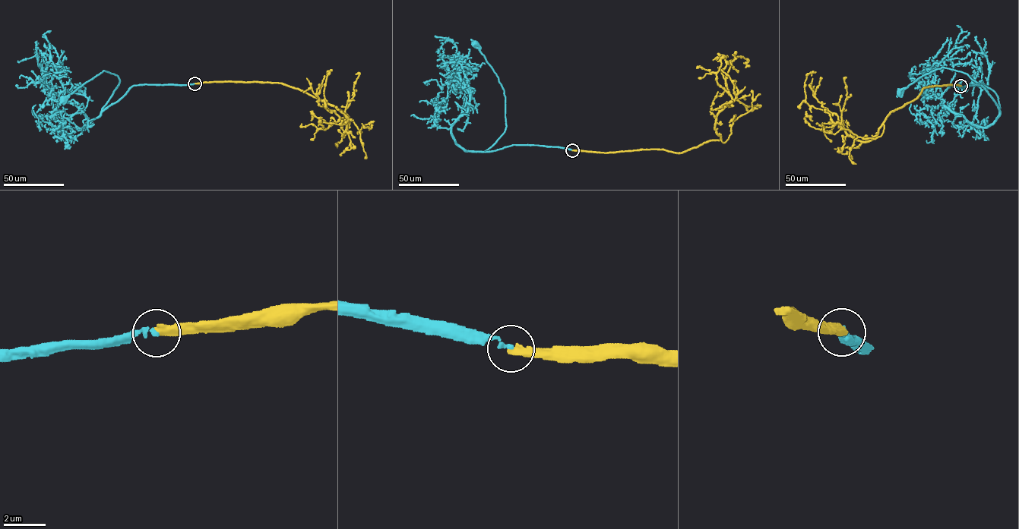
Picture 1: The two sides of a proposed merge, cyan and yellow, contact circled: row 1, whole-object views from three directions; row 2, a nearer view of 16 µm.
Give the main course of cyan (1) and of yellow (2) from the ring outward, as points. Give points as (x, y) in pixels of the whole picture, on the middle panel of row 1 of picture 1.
1: (572, 150), (512, 145), (488, 152), (468, 151), (485, 151), (504, 132), (506, 126), (504, 89), (476, 42)
2: (572, 150), (681, 152), (719, 140), (716, 116), (732, 99), (727, 72), (737, 57), (748, 61), (745, 67)

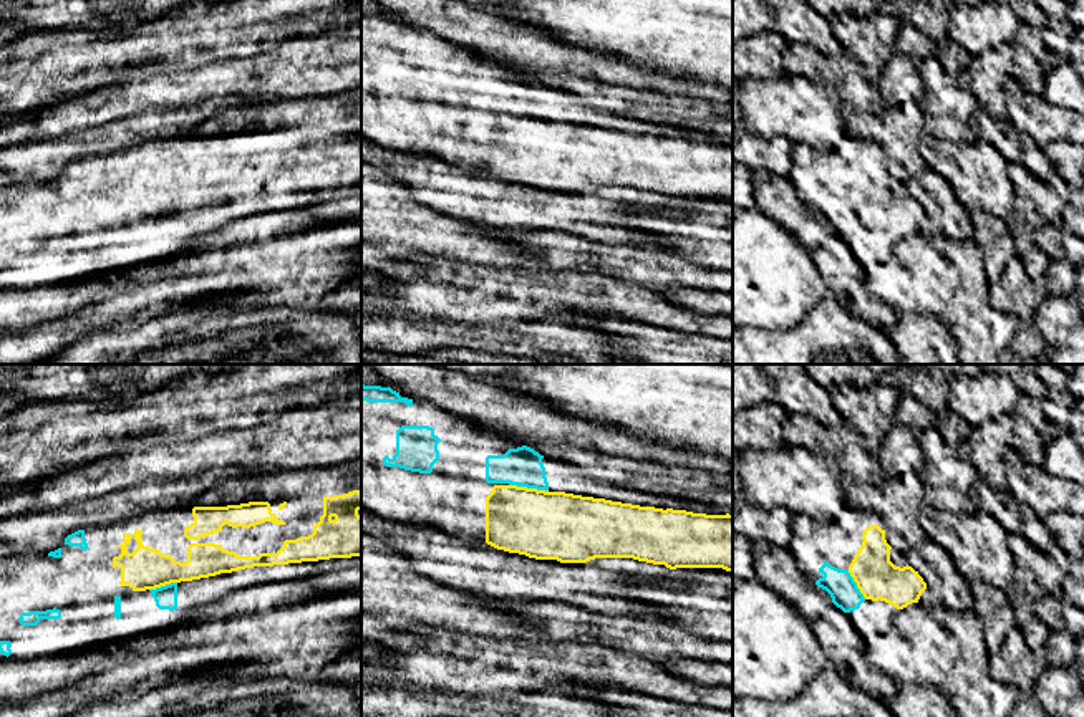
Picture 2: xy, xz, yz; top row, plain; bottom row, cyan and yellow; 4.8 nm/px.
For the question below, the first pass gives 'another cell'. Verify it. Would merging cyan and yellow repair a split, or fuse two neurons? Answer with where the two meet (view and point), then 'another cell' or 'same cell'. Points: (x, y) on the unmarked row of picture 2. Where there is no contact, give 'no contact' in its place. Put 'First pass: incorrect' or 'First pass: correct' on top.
First pass: incorrect
xz (529, 116) | same cell

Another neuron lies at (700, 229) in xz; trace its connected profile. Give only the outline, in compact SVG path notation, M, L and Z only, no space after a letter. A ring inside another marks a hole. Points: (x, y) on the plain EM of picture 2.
M676 197L665 207L625 214L625 225L645 232L651 243L675 252L698 267L733 272L733 200L723 197Z

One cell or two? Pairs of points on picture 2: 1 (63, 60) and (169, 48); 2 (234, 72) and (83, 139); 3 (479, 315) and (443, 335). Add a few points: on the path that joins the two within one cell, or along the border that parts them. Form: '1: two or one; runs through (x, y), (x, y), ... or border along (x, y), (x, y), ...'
1: one; runs through (90, 50), (143, 48)
2: two; border along (151, 108), (113, 120)
3: two; border along (411, 318), (430, 318), (450, 330)

